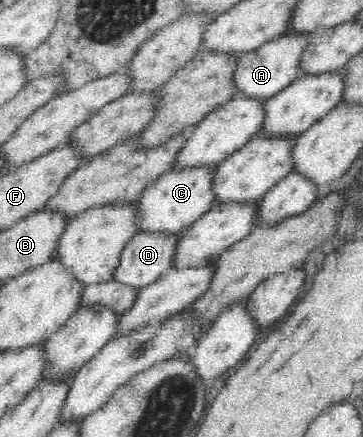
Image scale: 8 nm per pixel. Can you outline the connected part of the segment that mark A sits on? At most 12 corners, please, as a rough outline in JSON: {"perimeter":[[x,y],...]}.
{"perimeter":[[308,35],[237,57],[233,93],[264,101],[301,76]]}

